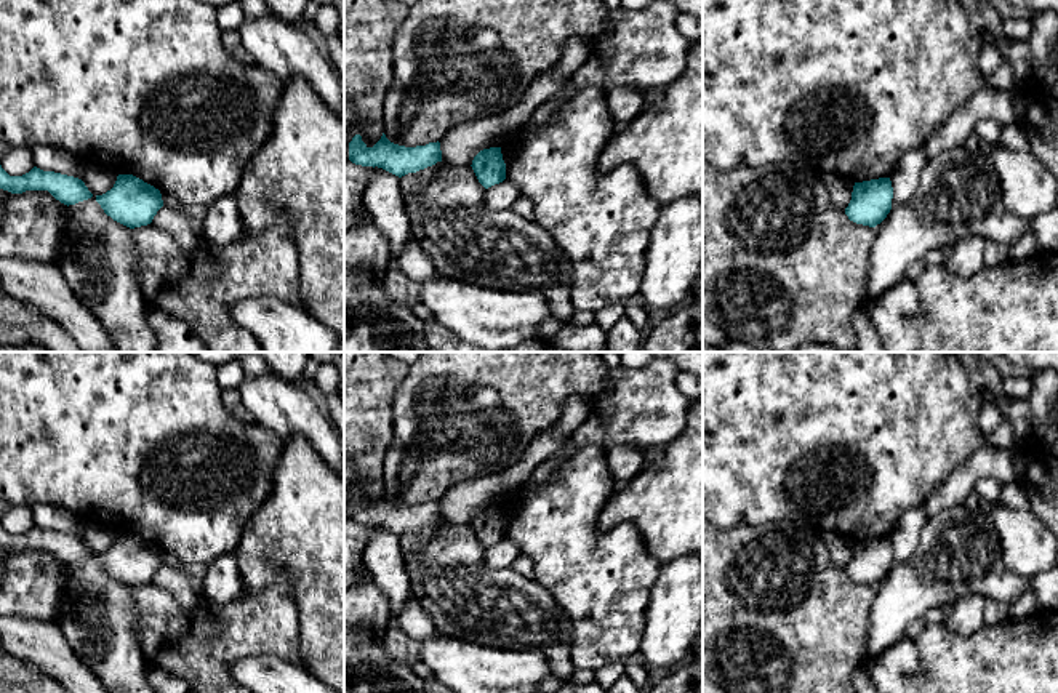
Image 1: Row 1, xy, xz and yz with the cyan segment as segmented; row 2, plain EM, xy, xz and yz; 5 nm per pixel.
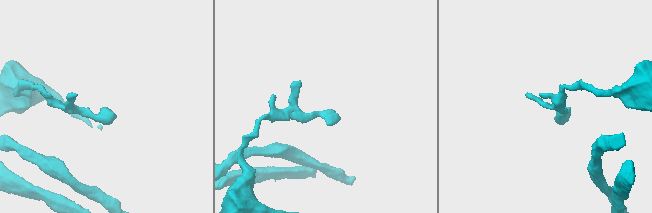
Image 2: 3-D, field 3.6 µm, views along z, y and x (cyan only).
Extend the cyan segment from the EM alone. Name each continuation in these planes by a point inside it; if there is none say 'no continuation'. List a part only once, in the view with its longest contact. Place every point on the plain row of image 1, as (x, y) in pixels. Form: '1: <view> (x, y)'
no continuation

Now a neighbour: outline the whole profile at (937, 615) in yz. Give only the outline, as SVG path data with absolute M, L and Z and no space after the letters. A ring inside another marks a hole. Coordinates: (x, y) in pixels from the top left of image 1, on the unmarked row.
M935 605L925 613L924 619L927 624L944 624L949 615L951 615L949 605Z

